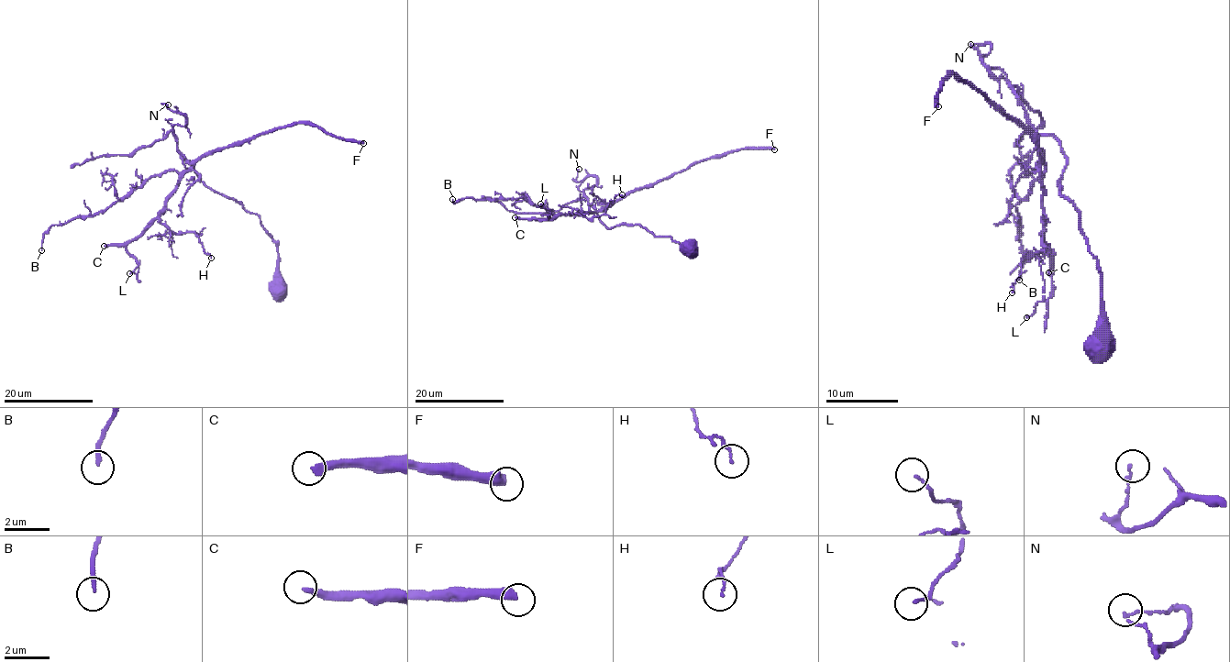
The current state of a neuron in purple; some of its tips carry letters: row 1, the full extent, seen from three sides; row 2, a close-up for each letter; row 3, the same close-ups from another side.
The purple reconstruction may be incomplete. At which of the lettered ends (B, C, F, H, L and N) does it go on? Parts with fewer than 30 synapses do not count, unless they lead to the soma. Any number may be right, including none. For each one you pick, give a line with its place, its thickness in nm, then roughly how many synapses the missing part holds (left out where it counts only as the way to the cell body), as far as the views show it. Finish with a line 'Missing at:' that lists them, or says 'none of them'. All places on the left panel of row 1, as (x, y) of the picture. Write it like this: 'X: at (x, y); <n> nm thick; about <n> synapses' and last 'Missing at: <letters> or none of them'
C: at (104, 246); 280 nm thick; about 80 synapses
F: at (363, 143); 460 nm thick; about 190 synapses
Missing at: C, F

